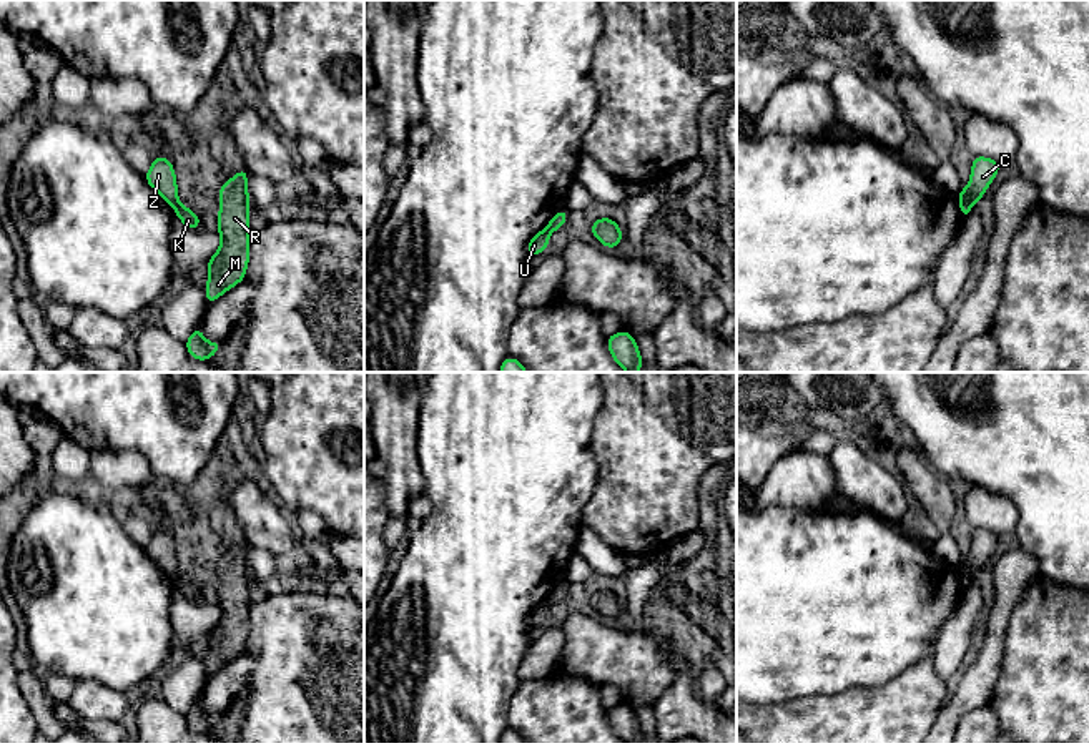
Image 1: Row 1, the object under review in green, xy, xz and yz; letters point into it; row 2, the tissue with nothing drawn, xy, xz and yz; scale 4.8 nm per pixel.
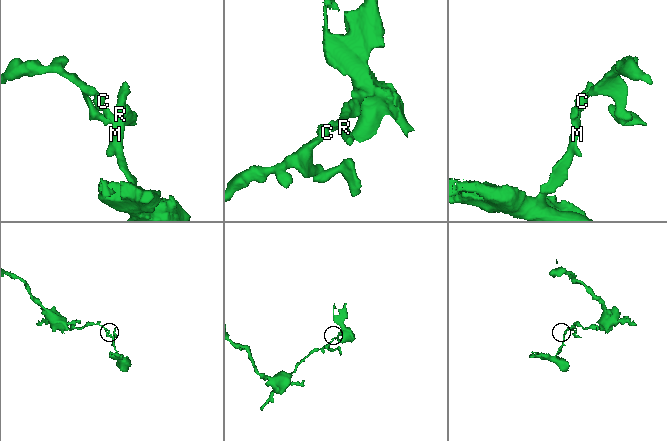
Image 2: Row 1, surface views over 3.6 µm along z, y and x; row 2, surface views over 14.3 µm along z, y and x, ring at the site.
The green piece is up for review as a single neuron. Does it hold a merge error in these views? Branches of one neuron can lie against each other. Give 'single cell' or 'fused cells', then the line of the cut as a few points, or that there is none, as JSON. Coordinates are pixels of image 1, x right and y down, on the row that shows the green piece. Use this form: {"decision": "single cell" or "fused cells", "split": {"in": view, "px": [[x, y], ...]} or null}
{"decision": "fused cells", "split": {"in": "yz", "px": [[960, 195], [970, 205]]}}

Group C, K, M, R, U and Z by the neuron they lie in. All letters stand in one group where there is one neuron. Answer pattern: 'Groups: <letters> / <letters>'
Groups: C U Z / K M R

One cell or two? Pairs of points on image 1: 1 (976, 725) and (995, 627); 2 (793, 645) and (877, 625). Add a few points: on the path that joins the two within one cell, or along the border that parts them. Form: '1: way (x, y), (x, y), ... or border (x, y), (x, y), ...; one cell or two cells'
1: border (988, 702), (968, 710), (955, 725); two cells
2: way (813, 625), (857, 625); one cell

